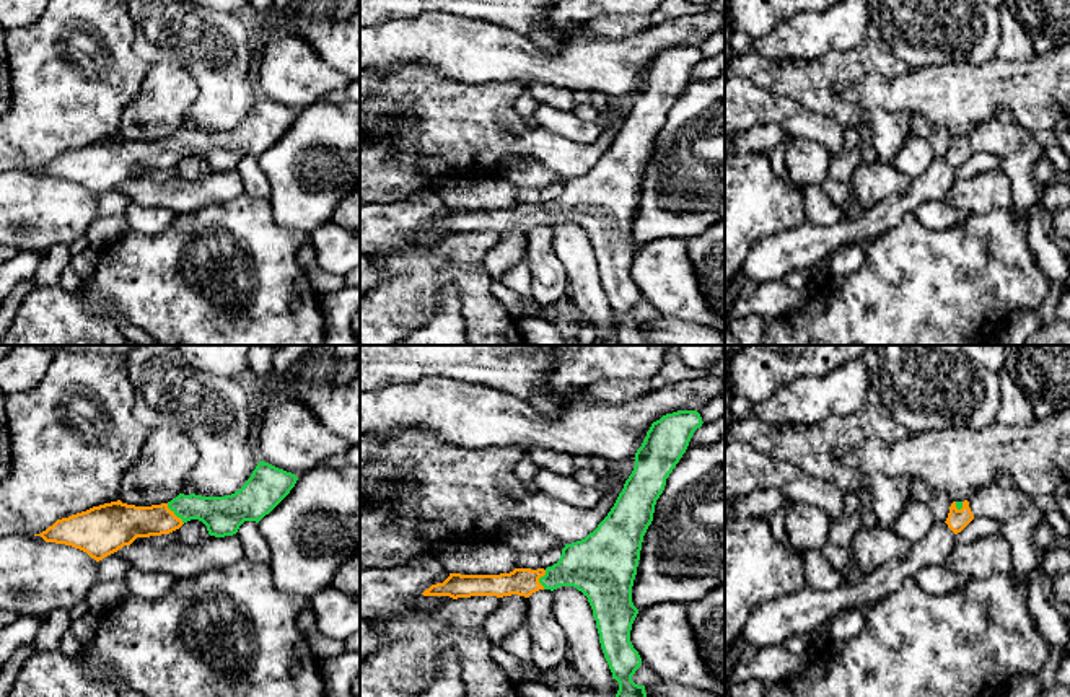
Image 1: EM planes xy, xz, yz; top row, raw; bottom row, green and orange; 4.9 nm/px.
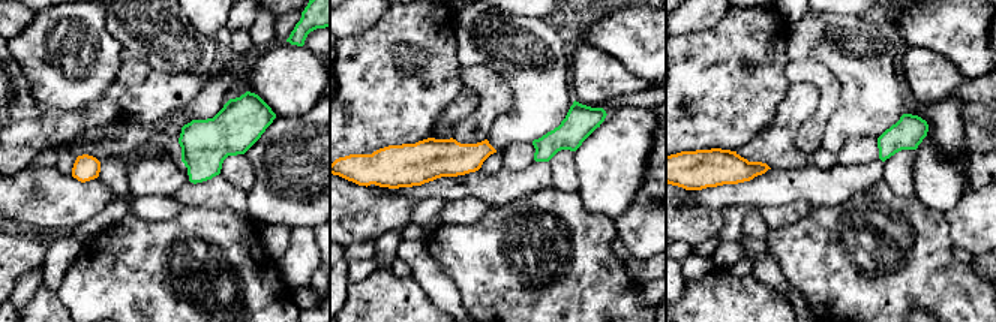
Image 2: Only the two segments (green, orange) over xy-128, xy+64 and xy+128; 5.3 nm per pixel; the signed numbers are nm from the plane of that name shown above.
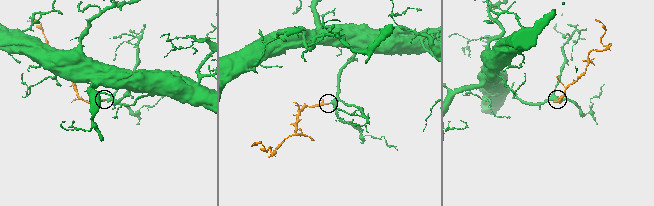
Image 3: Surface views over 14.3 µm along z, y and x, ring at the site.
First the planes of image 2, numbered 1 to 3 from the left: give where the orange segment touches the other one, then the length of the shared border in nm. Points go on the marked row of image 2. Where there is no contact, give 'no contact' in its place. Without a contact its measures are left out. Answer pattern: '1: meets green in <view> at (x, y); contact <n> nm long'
1: no contact
2: no contact
3: no contact

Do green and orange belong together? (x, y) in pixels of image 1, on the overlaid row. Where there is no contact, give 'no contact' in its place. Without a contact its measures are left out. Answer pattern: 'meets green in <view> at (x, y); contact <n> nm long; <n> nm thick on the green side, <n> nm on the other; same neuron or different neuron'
meets green in xy at (175, 513); contact 130 nm long; 190 nm thick on the green side, 180 nm on the other; same neuron

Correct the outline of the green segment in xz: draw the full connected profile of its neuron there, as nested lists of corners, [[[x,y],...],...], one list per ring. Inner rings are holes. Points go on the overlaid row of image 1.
[[[678,410],[663,415],[653,422],[642,446],[635,453],[635,466],[624,484],[614,506],[607,516],[585,539],[565,544],[562,555],[552,567],[515,568],[500,575],[461,575],[449,573],[443,583],[432,585],[423,596],[524,596],[529,598],[539,590],[557,590],[559,586],[573,586],[581,591],[593,609],[599,643],[604,658],[612,673],[612,679],[619,682],[616,697],[647,697],[645,686],[632,681],[632,676],[642,664],[638,651],[630,642],[632,624],[638,609],[632,603],[632,586],[637,575],[643,536],[653,521],[655,505],[664,490],[666,479],[686,453],[689,441],[697,428],[702,427],[702,417],[697,410]]]

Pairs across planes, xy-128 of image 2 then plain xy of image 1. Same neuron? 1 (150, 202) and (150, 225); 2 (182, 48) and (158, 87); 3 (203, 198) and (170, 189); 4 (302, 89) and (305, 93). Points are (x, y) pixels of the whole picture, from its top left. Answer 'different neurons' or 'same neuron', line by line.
1: same neuron
2: different neurons
3: same neuron
4: same neuron

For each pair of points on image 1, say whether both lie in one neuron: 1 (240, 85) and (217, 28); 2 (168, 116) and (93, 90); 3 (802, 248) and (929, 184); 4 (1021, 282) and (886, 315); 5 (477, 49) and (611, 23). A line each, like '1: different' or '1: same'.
1: same
2: different
3: same
4: same
5: different

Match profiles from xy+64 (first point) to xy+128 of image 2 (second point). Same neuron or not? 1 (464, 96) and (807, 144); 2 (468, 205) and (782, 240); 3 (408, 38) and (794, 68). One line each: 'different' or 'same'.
1: different
2: different
3: different

